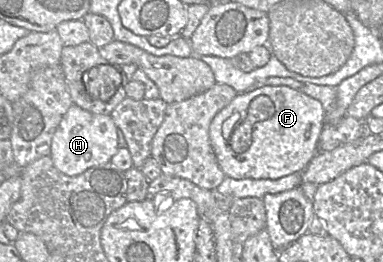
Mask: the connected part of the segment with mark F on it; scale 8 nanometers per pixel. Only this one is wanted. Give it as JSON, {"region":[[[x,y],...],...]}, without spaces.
{"region":[[[263,86],[237,94],[212,119],[209,138],[217,162],[226,177],[233,179],[279,179],[301,172],[317,153],[317,144],[326,112],[322,104],[287,86]]]}

